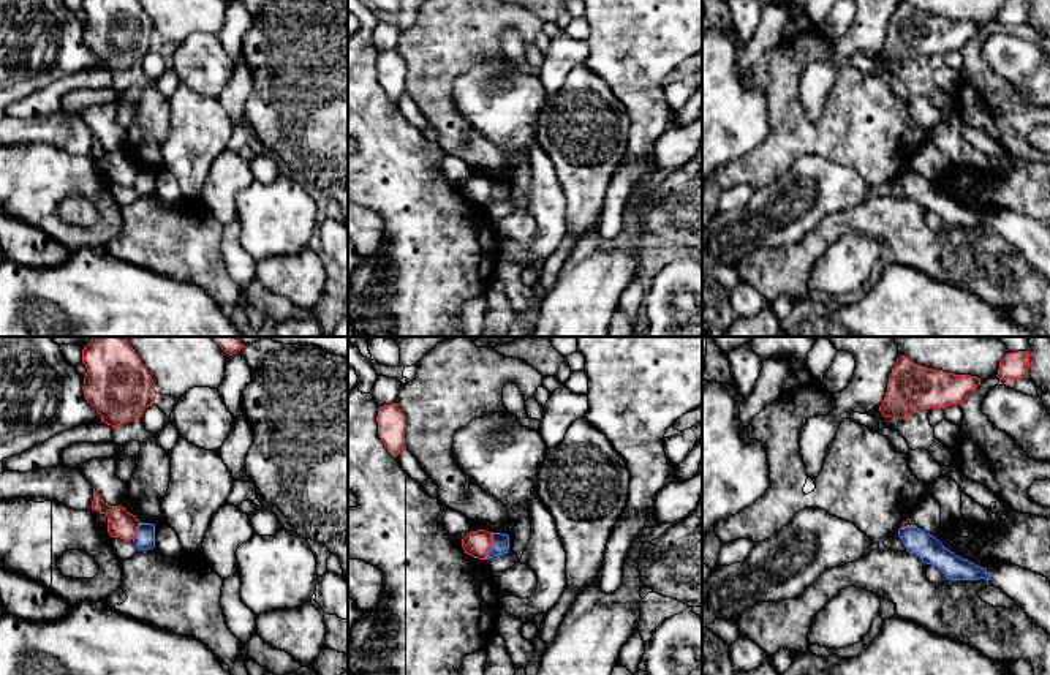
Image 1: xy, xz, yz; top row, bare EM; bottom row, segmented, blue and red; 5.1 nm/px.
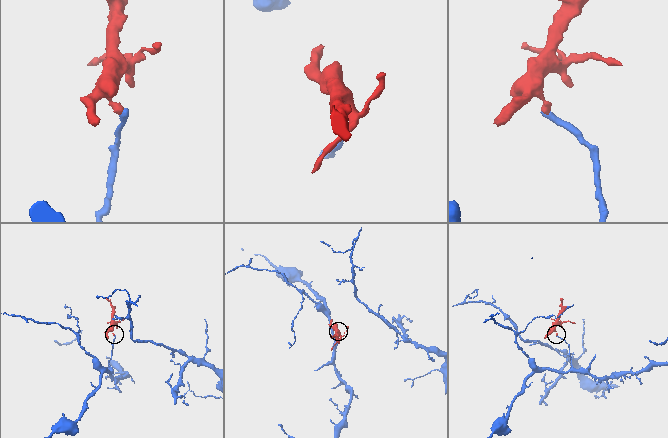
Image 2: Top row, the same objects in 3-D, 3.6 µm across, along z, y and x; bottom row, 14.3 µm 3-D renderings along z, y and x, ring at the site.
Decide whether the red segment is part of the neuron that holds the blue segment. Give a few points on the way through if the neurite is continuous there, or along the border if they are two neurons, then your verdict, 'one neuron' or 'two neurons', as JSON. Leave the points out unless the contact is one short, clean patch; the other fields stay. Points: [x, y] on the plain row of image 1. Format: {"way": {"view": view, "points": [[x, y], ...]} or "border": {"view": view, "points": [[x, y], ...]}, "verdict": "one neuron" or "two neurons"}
{"border": {"view": "xz", "points": [[492, 179], [492, 188], [484, 204]]}, "verdict": "two neurons"}

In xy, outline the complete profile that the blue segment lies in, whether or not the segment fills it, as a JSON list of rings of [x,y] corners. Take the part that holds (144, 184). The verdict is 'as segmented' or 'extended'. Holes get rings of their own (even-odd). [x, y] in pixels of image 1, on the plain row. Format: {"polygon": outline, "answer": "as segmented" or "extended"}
{"polygon": [[[139,169],[138,177],[133,183],[136,194],[149,196],[155,193],[155,171],[152,169]]], "answer": "as segmented"}

